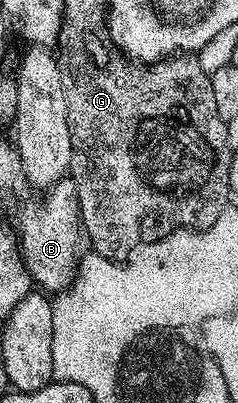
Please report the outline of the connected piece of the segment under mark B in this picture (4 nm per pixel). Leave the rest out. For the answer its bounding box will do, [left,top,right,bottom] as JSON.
[17,179,81,295]

